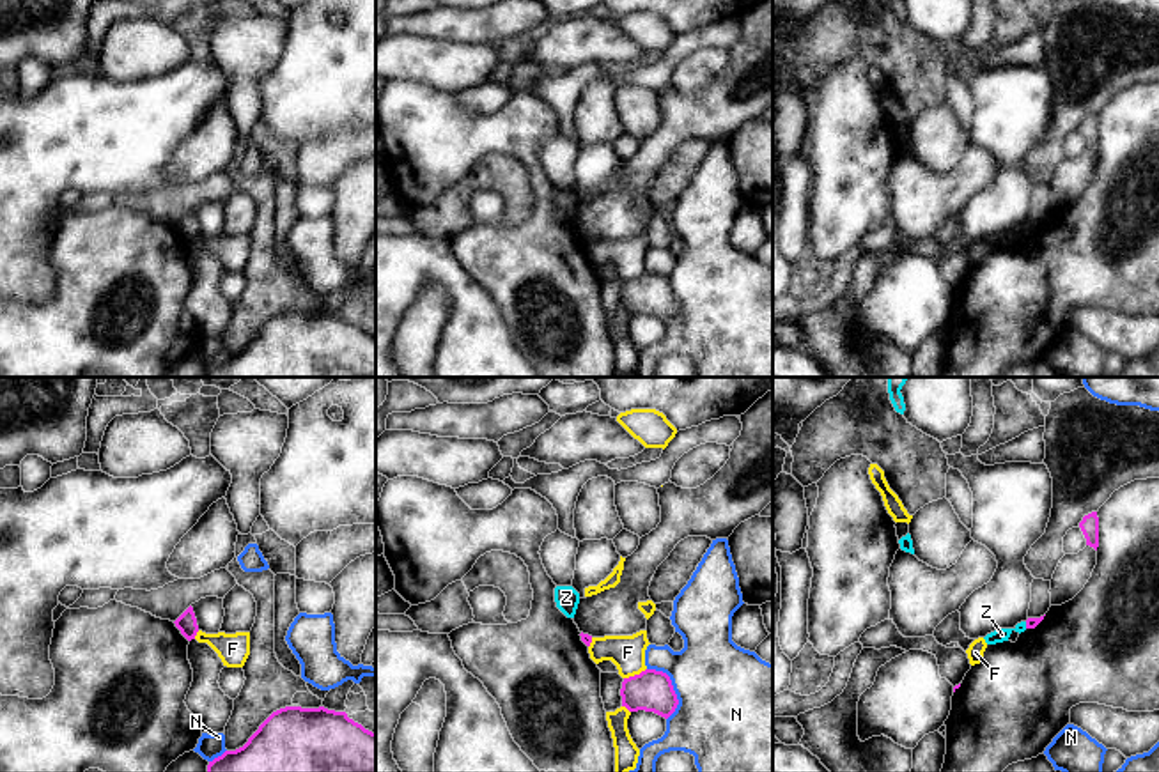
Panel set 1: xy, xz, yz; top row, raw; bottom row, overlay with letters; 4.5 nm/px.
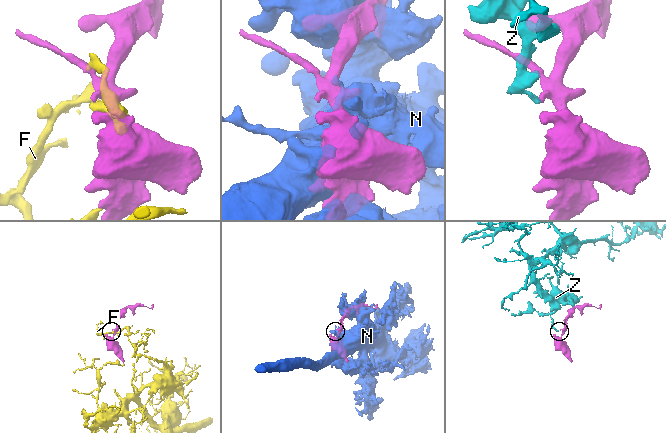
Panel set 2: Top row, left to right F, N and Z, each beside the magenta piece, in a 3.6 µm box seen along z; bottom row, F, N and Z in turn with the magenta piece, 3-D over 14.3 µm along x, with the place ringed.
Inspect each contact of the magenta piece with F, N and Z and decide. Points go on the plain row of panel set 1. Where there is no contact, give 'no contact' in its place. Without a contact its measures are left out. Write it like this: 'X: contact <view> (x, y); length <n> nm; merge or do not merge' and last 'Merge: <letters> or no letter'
F: contact xz (635, 278); length 120 nm; do not merge
N: contact xz (672, 291); length 260 nm; do not merge
Z: contact yz (1026, 229); length 30 nm; do not merge
Merge: no letter

